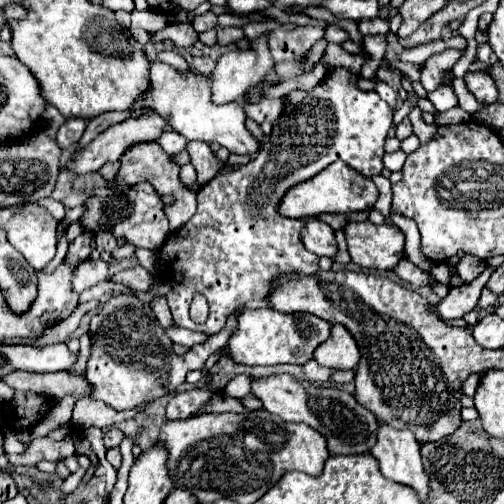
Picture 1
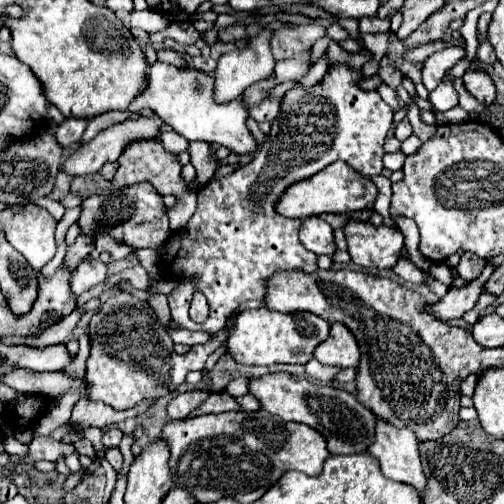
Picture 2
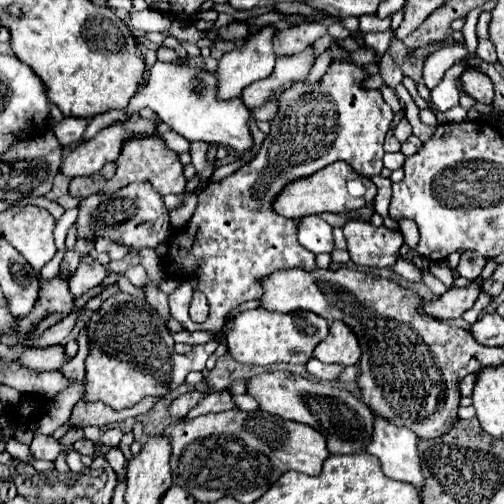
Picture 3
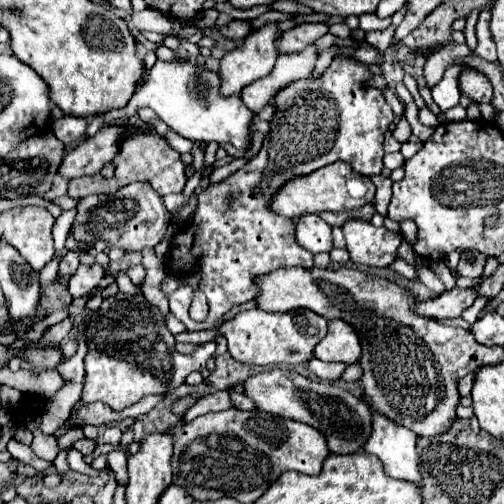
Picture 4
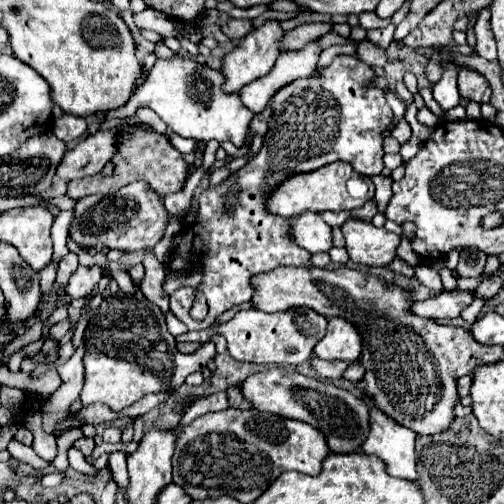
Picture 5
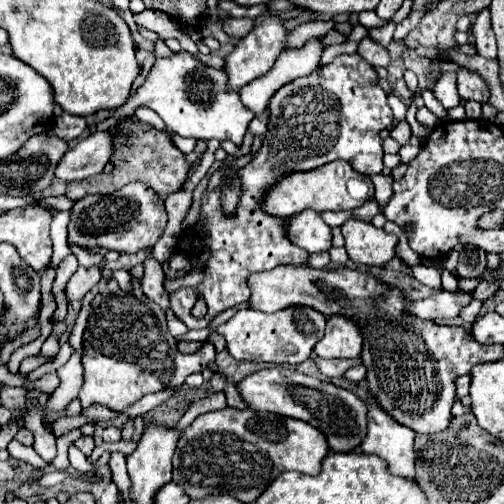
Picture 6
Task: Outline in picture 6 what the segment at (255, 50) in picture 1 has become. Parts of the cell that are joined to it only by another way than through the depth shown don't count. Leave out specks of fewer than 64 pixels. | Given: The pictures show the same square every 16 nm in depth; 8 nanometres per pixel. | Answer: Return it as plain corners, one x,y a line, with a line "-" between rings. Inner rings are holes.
266,16
258,26
252,28
252,32
248,32
244,38
240,38
234,52
228,54
226,66
224,66
224,70
228,72
228,88
238,90
244,84
256,80
258,76
264,76
272,68
278,54
286,48
286,38
288,38
290,30
284,26
284,22
286,22
286,18

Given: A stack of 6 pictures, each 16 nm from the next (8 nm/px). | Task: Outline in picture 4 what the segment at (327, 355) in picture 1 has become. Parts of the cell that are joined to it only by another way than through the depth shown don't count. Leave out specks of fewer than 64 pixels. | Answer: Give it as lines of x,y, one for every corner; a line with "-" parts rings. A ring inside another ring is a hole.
330,320
328,334
314,348
316,358
324,362
354,364
360,360
360,336
344,320

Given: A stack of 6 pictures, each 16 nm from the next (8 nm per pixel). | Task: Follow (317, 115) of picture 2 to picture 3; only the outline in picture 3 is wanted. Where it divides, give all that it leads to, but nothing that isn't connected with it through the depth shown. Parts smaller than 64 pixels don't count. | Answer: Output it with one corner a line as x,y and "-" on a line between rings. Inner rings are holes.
334,60
332,66
326,70
326,74
318,82
306,84
306,86
302,80
294,82
288,90
284,90
278,96
278,114
270,122
270,132
264,138
260,152
248,164
244,164
238,172
230,174
228,178
224,178
220,182
210,182
208,188
204,188
198,194
198,208
196,208
192,220
180,232
176,232
172,236
170,248
168,248
168,258
164,264
168,276
176,276
176,278
188,278
194,274
200,276
198,290
202,290
208,298
210,314
208,314
206,322
196,324
188,316
188,308
190,308
192,292
194,292
192,284
188,284
188,282
180,284
170,294
170,312
180,324
184,324
186,330
218,332
226,322
224,320
226,314
232,308
236,308
248,300
256,300
262,294
258,278
268,276
276,268
294,268
294,266
302,266
304,270
316,268
314,254
308,252
306,248
300,248
300,244
296,240
296,226
298,226
296,220
278,216
272,210
272,202
288,182
310,176
336,160
348,162
360,176
366,176
366,178
382,172
382,168
384,168
382,166
382,156
384,156
382,144
384,144
386,132
390,130
394,112
384,102
380,90
362,88
362,82
366,78
368,78
368,72
364,66
356,66
350,60

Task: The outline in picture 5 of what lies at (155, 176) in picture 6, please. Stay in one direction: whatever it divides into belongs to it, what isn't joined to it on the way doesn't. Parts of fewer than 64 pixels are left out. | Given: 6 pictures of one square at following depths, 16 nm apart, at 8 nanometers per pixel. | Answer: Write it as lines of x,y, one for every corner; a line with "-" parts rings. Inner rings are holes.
122,122
118,124
118,136
116,136
116,156
112,156
114,172
112,176
92,176
92,178
82,178
74,180
68,184
68,196
72,200
80,200
86,194
112,194
120,190
122,186
130,182
146,182
158,196
166,196
170,192
178,192
184,188
184,182
188,178
188,168
190,164
184,162
182,154
170,144
166,134
156,132
148,124
138,124
138,122

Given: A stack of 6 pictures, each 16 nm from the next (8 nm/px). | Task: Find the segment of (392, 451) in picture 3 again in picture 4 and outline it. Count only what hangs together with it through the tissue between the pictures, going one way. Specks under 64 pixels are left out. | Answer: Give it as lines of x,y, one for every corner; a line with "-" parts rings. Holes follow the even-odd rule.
372,410
372,432
364,450
382,460
388,476
420,486
420,458
416,456
416,434
412,430
394,424
384,414

